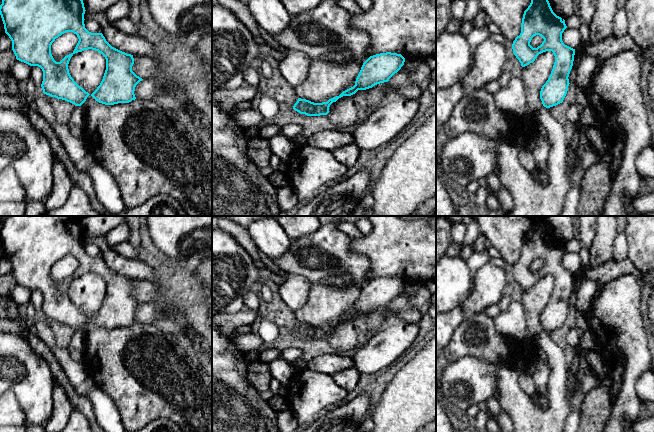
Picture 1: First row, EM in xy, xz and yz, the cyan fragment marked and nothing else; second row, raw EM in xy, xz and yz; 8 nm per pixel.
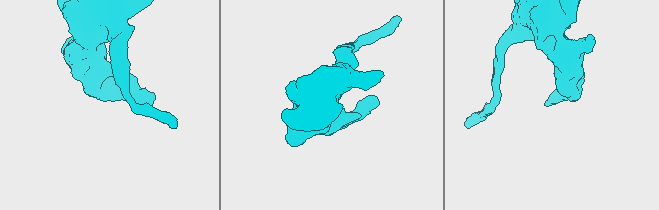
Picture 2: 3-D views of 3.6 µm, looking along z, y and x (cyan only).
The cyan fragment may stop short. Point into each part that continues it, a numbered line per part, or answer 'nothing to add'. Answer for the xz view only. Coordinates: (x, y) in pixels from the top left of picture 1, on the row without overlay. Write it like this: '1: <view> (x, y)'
nothing to add

